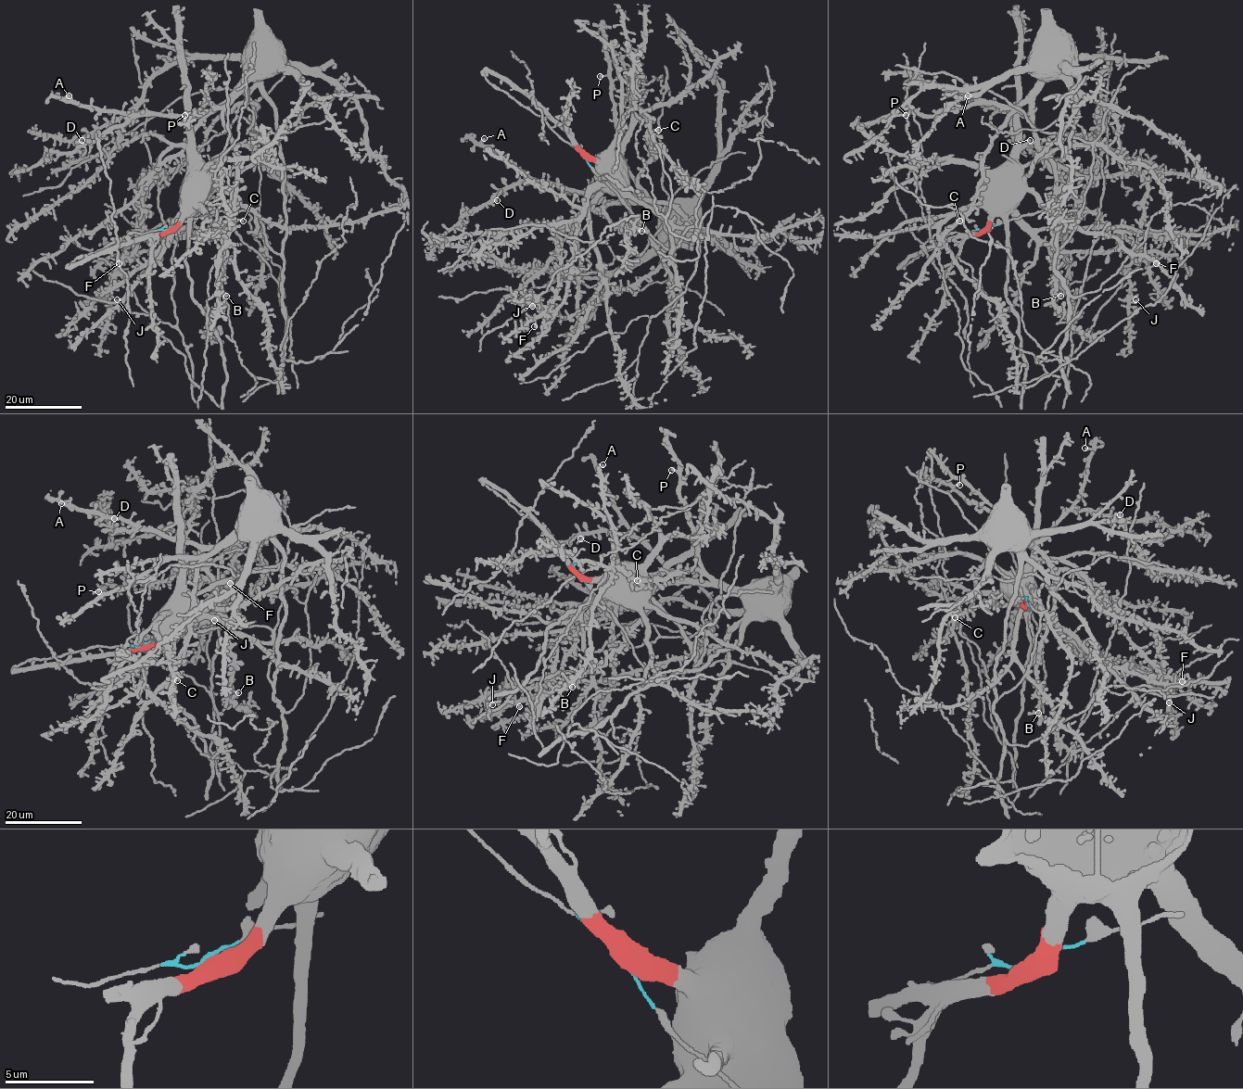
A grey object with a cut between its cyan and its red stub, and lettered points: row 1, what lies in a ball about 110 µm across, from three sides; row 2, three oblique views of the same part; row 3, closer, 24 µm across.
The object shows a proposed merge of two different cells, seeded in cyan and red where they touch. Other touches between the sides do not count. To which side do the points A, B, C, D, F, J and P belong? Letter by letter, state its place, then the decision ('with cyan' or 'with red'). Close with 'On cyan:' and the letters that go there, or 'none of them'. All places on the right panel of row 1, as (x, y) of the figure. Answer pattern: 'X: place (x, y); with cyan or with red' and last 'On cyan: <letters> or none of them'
A: place (968, 95); with cyan
B: place (1060, 296); with cyan
C: place (959, 221); with cyan
D: place (1030, 140); with cyan
F: place (1156, 263); with cyan
J: place (1135, 299); with cyan
P: place (906, 115); with cyan
On cyan: A, B, C, D, F, J, P

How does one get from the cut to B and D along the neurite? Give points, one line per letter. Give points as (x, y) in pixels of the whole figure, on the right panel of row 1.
B: (986, 228), (1080, 211), (1111, 103), (1063, 77), (1033, 94), (1033, 131), (1054, 169), (1061, 296)
D: (986, 228), (1042, 211), (1080, 211), (1109, 103), (1048, 78), (1031, 113), (1012, 120), (1016, 140), (1030, 140)

